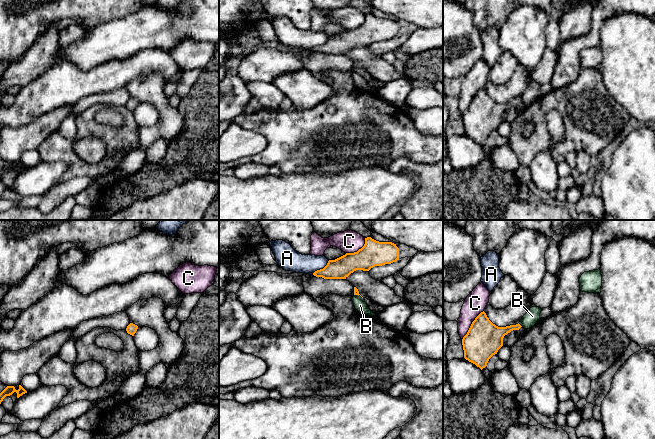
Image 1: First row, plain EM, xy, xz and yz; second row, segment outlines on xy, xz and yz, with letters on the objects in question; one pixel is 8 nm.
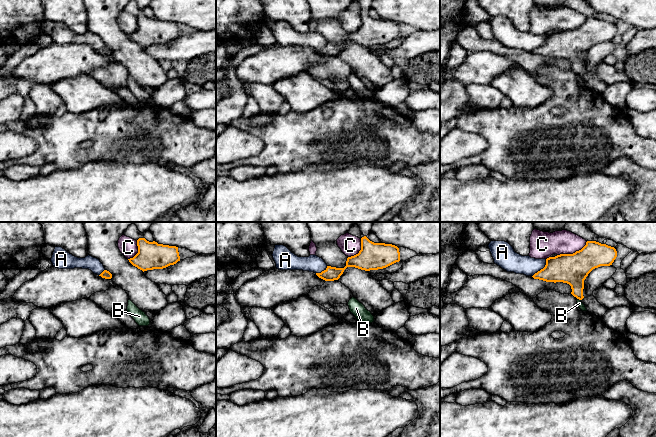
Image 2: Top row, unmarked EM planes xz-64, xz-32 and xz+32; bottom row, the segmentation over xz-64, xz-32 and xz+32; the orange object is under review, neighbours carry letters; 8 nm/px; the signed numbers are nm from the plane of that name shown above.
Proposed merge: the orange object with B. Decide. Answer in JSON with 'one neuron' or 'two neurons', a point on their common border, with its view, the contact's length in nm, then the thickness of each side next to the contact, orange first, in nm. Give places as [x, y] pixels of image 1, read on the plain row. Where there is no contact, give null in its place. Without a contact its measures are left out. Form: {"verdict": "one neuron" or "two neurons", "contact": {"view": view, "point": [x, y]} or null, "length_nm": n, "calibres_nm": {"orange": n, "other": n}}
{"verdict": "two neurons", "contact": {"view": "yz", "point": [519, 100]}, "length_nm": 50, "calibres_nm": {"orange": 190, "other": 110}}

